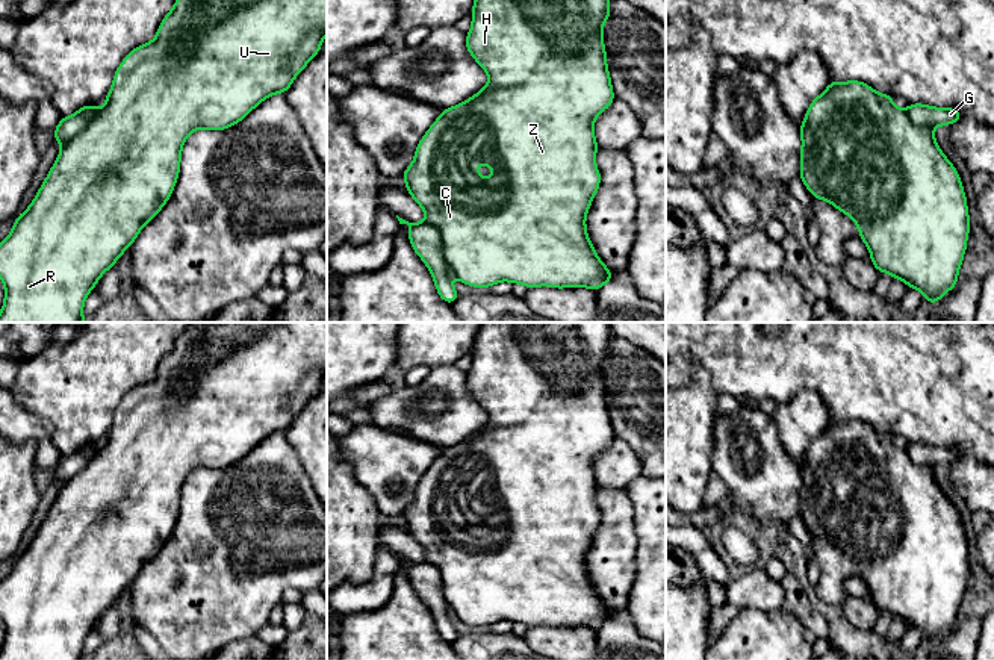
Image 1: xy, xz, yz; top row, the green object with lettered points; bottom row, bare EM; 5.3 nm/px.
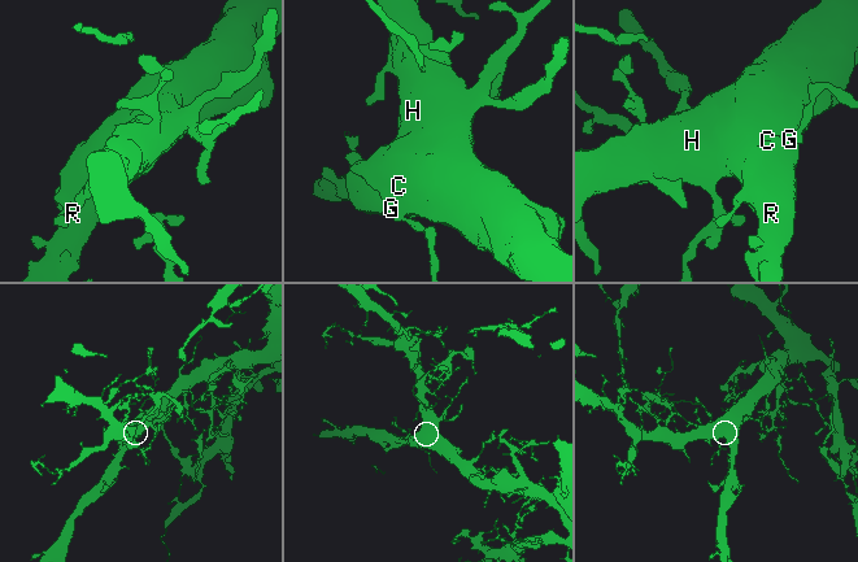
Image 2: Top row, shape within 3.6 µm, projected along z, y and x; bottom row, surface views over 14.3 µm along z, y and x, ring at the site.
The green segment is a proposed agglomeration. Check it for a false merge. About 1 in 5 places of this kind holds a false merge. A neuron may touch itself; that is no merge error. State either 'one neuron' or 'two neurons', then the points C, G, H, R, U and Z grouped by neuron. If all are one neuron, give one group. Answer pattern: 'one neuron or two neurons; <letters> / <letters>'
one neuron; C G H R U Z

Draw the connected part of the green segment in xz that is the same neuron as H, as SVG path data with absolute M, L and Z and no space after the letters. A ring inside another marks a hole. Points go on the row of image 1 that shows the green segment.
M474 0L472 27L466 35L466 48L477 64L489 74L487 85L466 101L443 109L439 118L425 132L416 147L415 159L401 174L407 192L424 209L424 223L408 223L398 218L399 224L408 226L408 241L415 253L428 266L439 297L452 304L458 294L451 283L449 272L472 288L490 288L498 282L525 285L528 289L537 286L561 288L590 288L599 291L610 280L616 280L605 263L598 257L586 229L586 215L590 210L593 197L601 183L601 173L596 168L598 142L593 133L595 120L616 100L611 77L607 67L602 27L608 17L610 0ZM483 160L495 173L493 177L478 176L478 162Z

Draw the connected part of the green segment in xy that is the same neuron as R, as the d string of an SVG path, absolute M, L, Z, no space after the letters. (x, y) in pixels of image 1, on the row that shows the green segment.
M176 0L172 9L160 21L153 41L133 48L113 74L113 83L104 98L106 106L80 107L70 117L61 117L53 132L54 142L62 142L57 159L36 192L32 204L17 215L11 233L0 242L0 279L5 285L5 303L0 322L85 322L83 303L100 277L130 248L142 227L159 215L169 200L180 173L182 147L197 129L225 130L242 121L251 111L272 94L286 94L294 79L316 58L327 35L327 0Z

